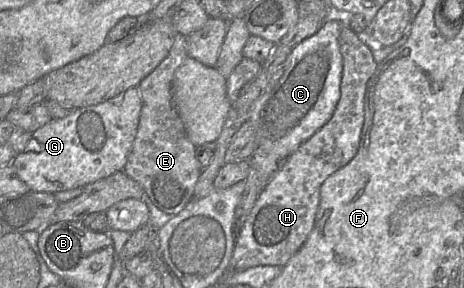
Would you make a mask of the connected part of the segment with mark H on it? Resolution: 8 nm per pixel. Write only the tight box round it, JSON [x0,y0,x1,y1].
[229,17,379,272]

